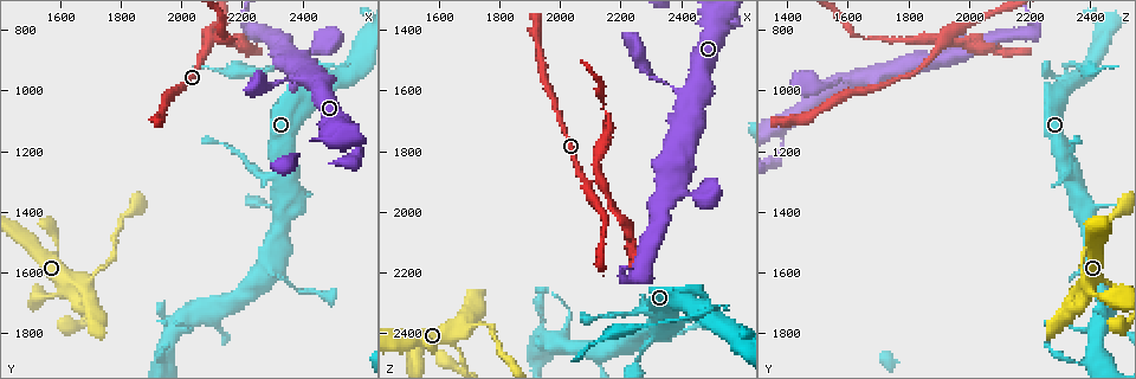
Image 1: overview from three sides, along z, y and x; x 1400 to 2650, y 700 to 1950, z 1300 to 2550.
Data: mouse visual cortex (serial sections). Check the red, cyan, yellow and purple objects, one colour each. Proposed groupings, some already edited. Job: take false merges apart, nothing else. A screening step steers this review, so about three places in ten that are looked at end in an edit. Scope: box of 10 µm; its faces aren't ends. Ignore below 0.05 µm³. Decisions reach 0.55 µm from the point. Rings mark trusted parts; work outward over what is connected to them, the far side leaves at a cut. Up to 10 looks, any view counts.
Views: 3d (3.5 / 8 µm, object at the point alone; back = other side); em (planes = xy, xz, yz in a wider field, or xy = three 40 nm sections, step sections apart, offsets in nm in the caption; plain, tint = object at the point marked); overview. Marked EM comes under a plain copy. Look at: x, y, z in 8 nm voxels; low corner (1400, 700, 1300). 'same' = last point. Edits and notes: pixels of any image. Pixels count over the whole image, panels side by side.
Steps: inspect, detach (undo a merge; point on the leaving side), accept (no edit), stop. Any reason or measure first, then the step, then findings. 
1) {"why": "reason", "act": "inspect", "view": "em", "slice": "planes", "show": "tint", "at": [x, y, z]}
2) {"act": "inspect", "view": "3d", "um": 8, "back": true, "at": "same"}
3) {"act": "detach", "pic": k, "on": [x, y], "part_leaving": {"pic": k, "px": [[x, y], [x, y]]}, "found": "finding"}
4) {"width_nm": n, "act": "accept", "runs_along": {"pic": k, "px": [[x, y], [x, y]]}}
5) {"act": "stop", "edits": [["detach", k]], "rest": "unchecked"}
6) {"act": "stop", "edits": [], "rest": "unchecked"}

{"why": "four-way junction", "act": "inspect", "view": "3d", "um": 3.5, "at": [1680, 1640, 2400]}

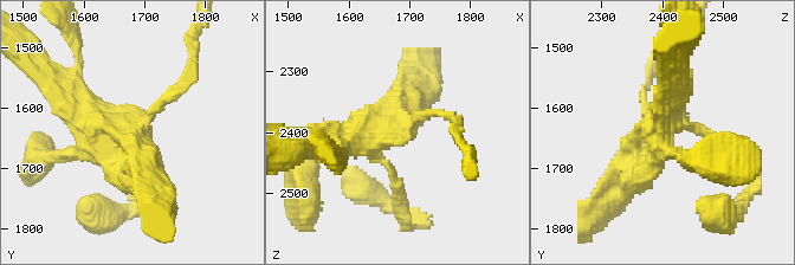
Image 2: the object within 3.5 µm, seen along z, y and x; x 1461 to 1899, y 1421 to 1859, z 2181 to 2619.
{"act": "inspect", "view": "em", "slice": "xy", "step": 2, "show": "tint", "at": [1685, 1640, 2395]}

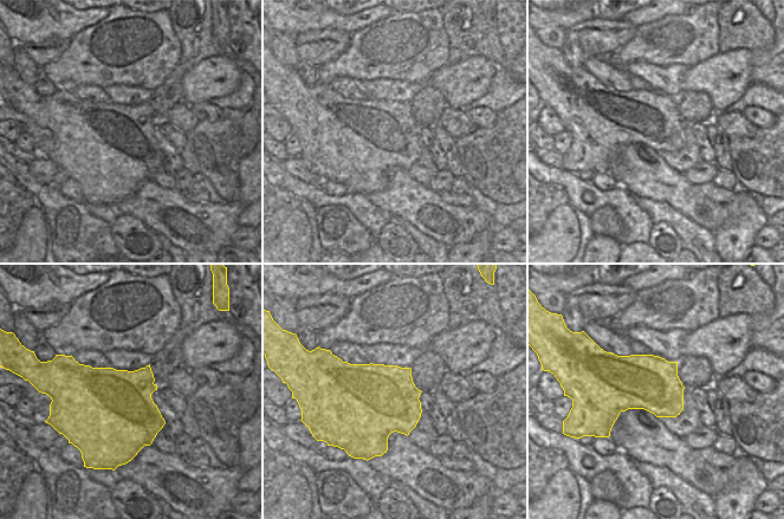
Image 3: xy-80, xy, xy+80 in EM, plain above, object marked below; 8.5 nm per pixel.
{"act": "accept", "runs_along": {"pic": 2, "px": [[70, 98], [135, 131], [161, 196]]}, "found": "continuous, no second cell"}

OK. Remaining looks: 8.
{"why": "sharp bend", "act": "inspect", "view": "3d", "um": 3.5, "at": [2340, 1270, 2340]}

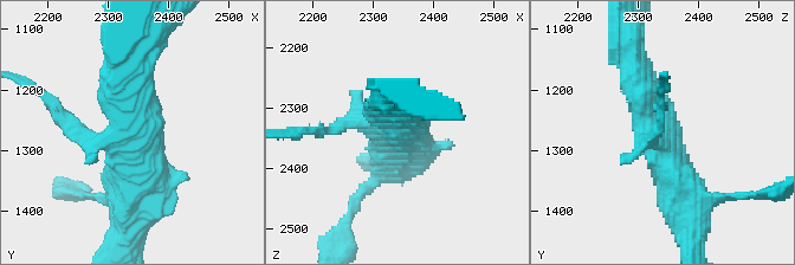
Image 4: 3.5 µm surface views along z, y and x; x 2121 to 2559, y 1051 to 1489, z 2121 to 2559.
{"why": "shape alone is not enough", "act": "inspect", "view": "em", "slice": "xy", "step": 5, "show": "tint", "at": [2345, 1270, 2330]}

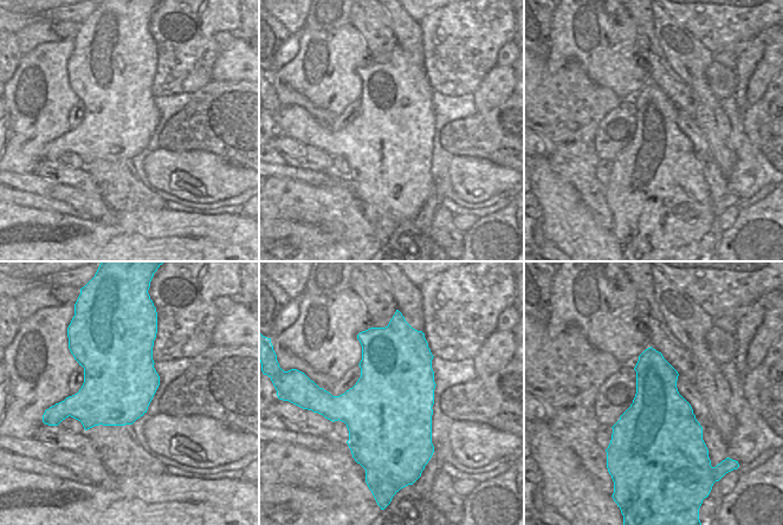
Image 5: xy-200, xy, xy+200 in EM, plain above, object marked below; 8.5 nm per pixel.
{"act": "detach", "pic": 4, "on": [58, 109], "found": "a second cell is stuck on"}

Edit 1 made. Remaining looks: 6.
{"act": "inspect", "view": "overview"}

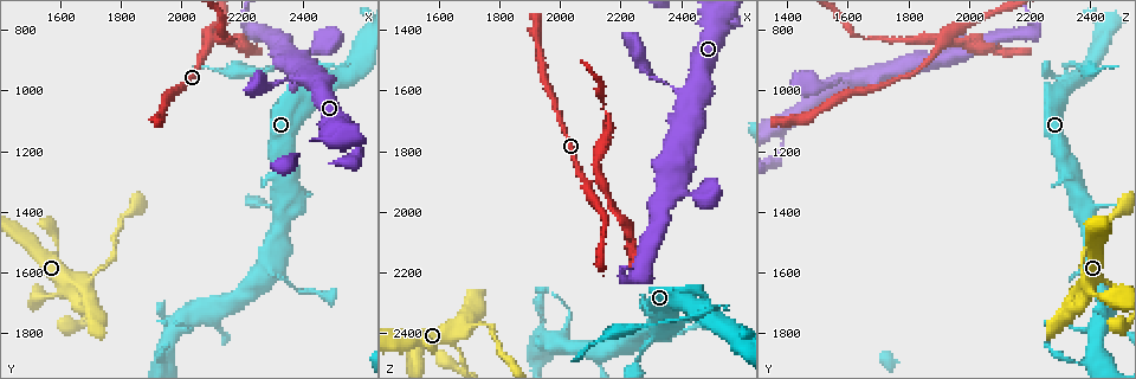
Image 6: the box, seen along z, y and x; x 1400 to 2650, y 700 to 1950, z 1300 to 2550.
{"why": "three-way junction", "act": "inspect", "view": "3d", "um": 3.5, "at": [2490, 970, 2320]}

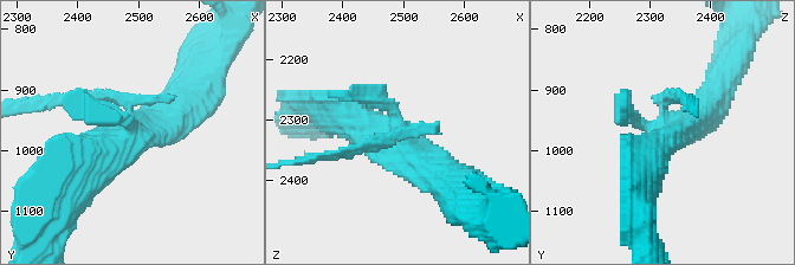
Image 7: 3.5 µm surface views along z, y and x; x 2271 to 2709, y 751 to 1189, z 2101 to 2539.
{"act": "inspect", "view": "em", "slice": "xy", "step": 3, "show": "tint", "at": [2490, 970, 2325]}

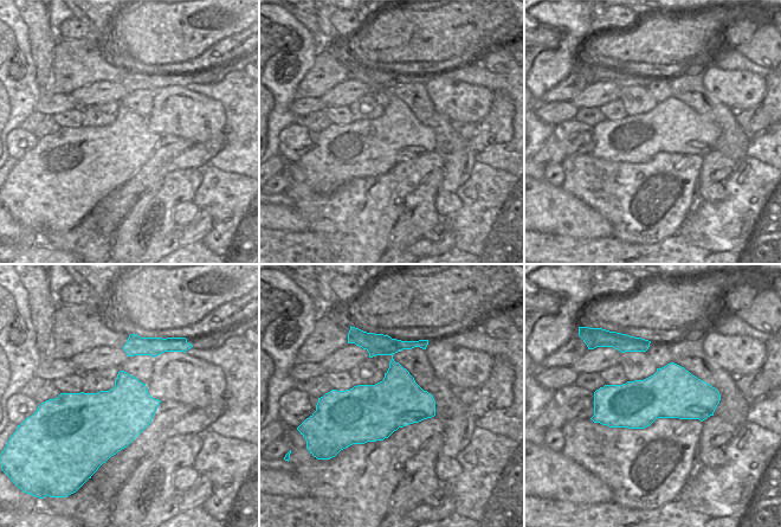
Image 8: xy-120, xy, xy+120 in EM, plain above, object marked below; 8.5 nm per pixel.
{"act": "detach", "pic": 7, "on": [357, 150], "found": "two cells meet here"}

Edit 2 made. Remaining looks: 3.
{"act": "stop", "edits": [["detach", 4], ["detach", 7]], "rest": "unchecked"}

